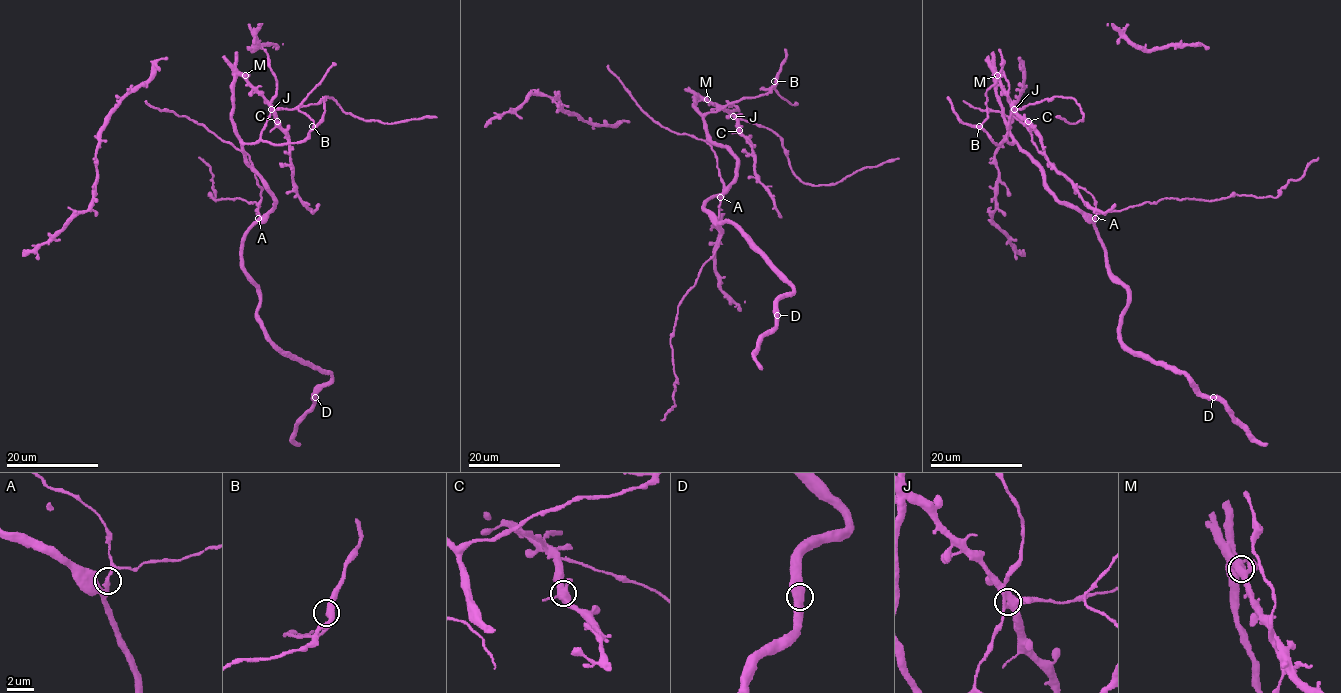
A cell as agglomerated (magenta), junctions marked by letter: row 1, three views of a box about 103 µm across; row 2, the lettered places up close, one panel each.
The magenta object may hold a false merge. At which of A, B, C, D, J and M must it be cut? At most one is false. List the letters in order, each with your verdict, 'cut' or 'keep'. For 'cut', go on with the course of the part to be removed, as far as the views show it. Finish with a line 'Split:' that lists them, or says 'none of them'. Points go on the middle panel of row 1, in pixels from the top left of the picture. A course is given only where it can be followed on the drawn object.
A: keep
B: keep
C: keep
D: keep
J: keep
M: keep
Split: none of them

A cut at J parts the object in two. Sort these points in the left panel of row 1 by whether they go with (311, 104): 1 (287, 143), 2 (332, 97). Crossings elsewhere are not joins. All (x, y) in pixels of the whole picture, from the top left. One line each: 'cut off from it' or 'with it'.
1: cut off from it
2: with it

